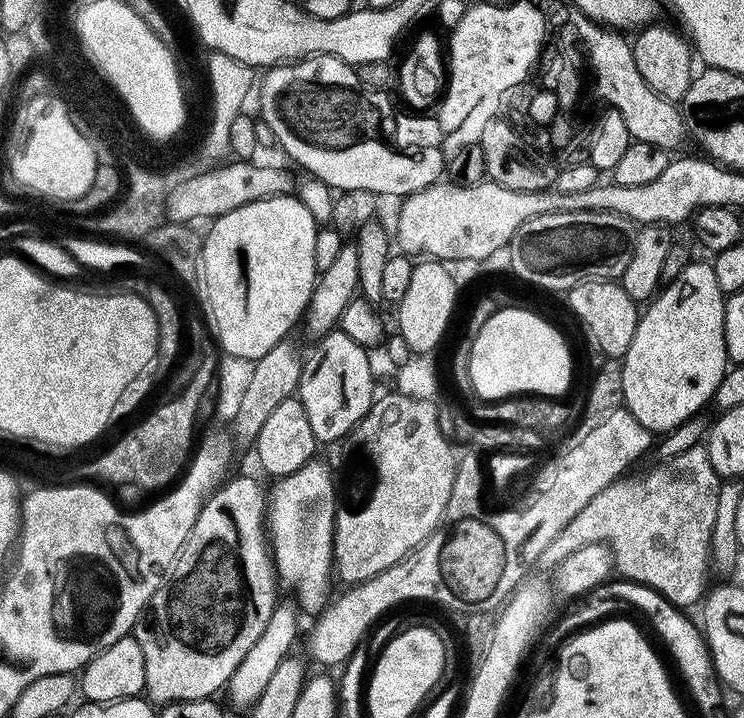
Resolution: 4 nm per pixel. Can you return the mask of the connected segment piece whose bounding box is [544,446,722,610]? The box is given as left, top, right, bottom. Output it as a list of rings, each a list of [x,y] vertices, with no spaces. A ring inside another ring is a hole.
[[[704,446],[688,448],[685,452],[670,457],[665,464],[650,469],[645,476],[632,475],[613,480],[610,486],[590,498],[586,507],[579,509],[573,520],[569,520],[554,539],[547,541],[545,548],[548,549],[544,552],[544,560],[550,566],[556,566],[561,560],[574,554],[576,548],[603,542],[611,548],[615,571],[623,579],[658,590],[681,610],[691,609],[691,604],[701,603],[706,592],[704,579],[710,573],[714,517],[718,511],[718,490],[722,478],[716,473],[714,466],[710,466],[710,454]]]

